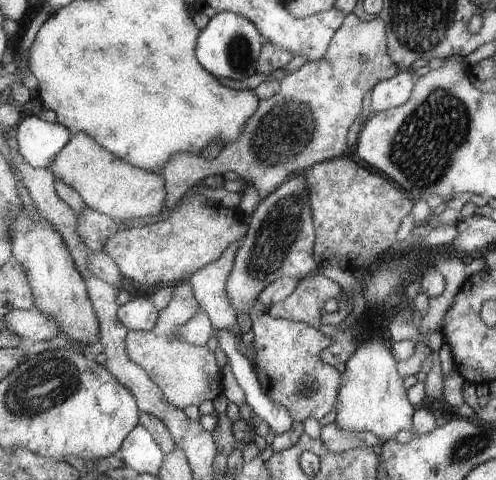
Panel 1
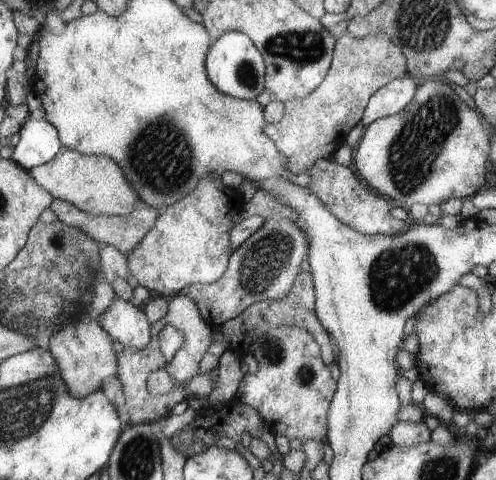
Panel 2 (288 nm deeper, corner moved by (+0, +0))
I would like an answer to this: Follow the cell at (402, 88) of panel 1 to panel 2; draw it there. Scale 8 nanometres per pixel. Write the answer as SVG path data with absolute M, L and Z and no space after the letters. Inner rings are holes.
M395 78L395 82L389 82L387 86L383 86L383 90L377 90L375 94L371 94L371 102L367 106L367 110L363 112L361 124L367 128L371 122L385 118L385 116L393 116L401 110L407 108L407 104L411 102L413 94L417 90L417 82L407 78Z

